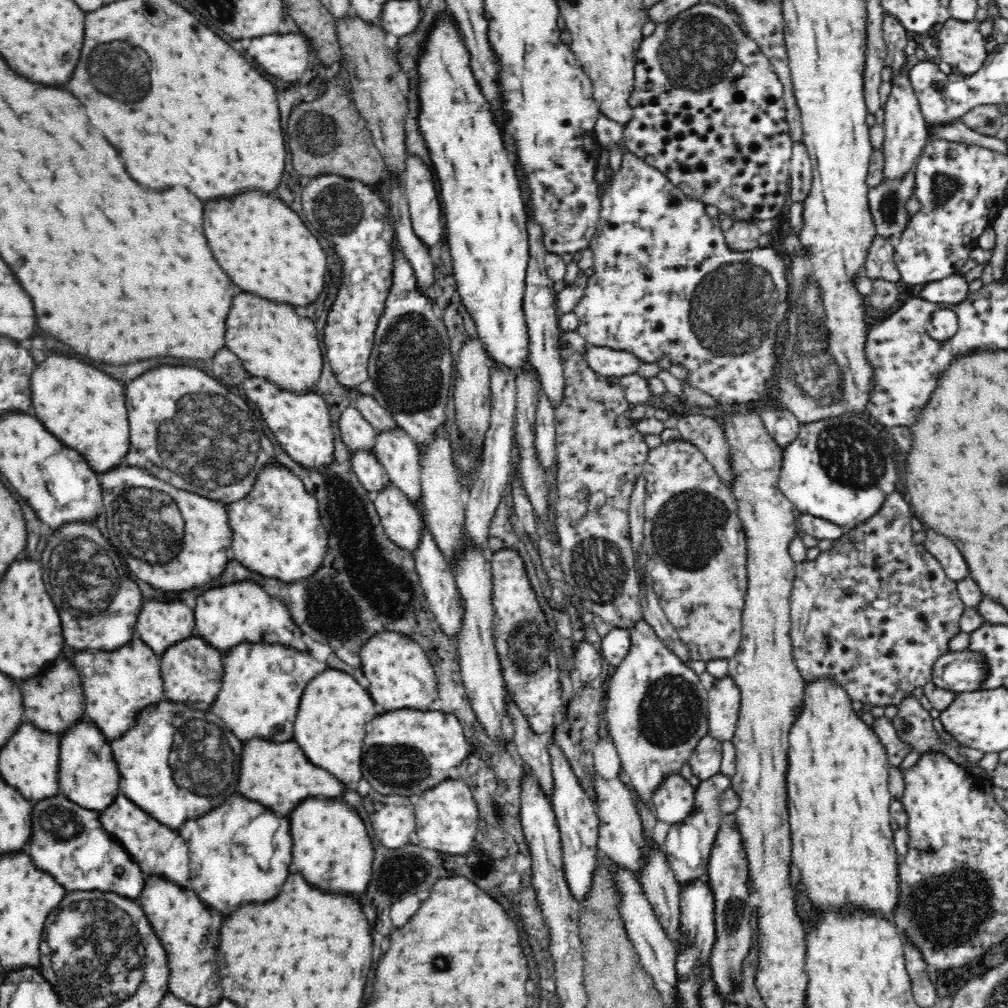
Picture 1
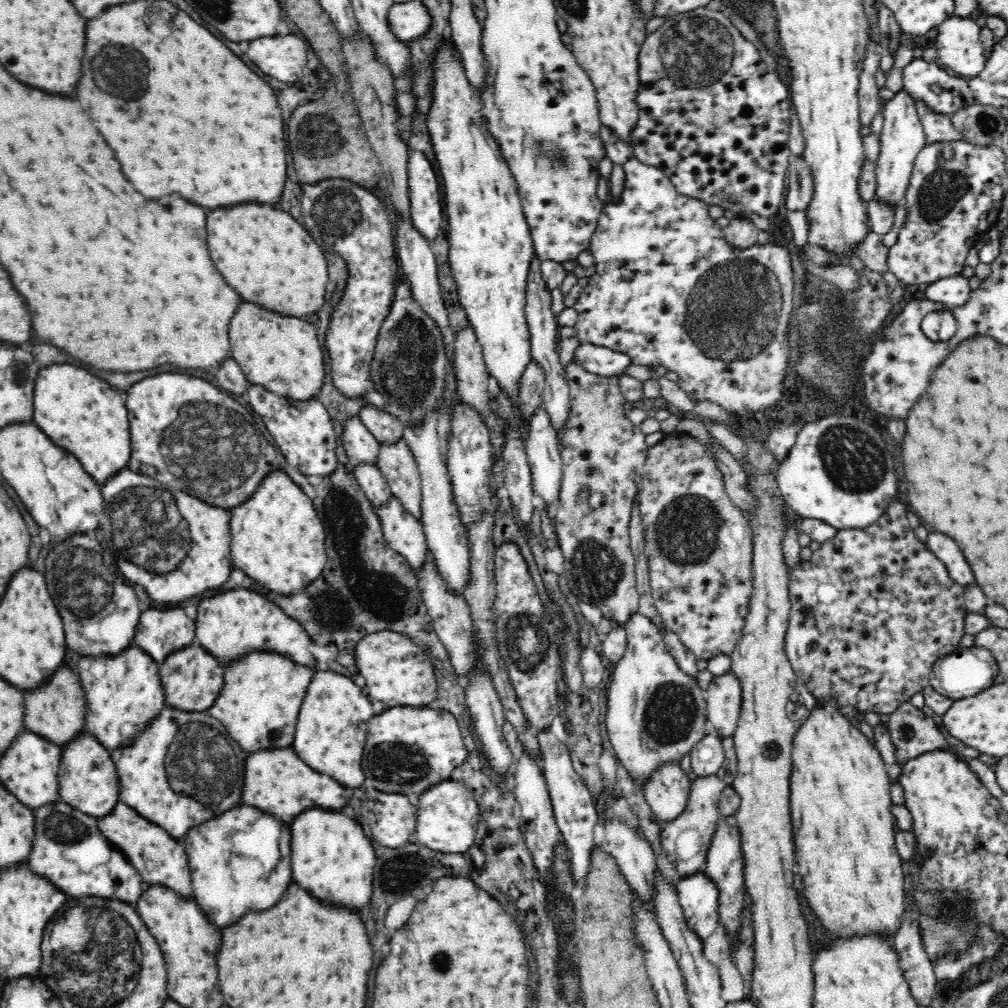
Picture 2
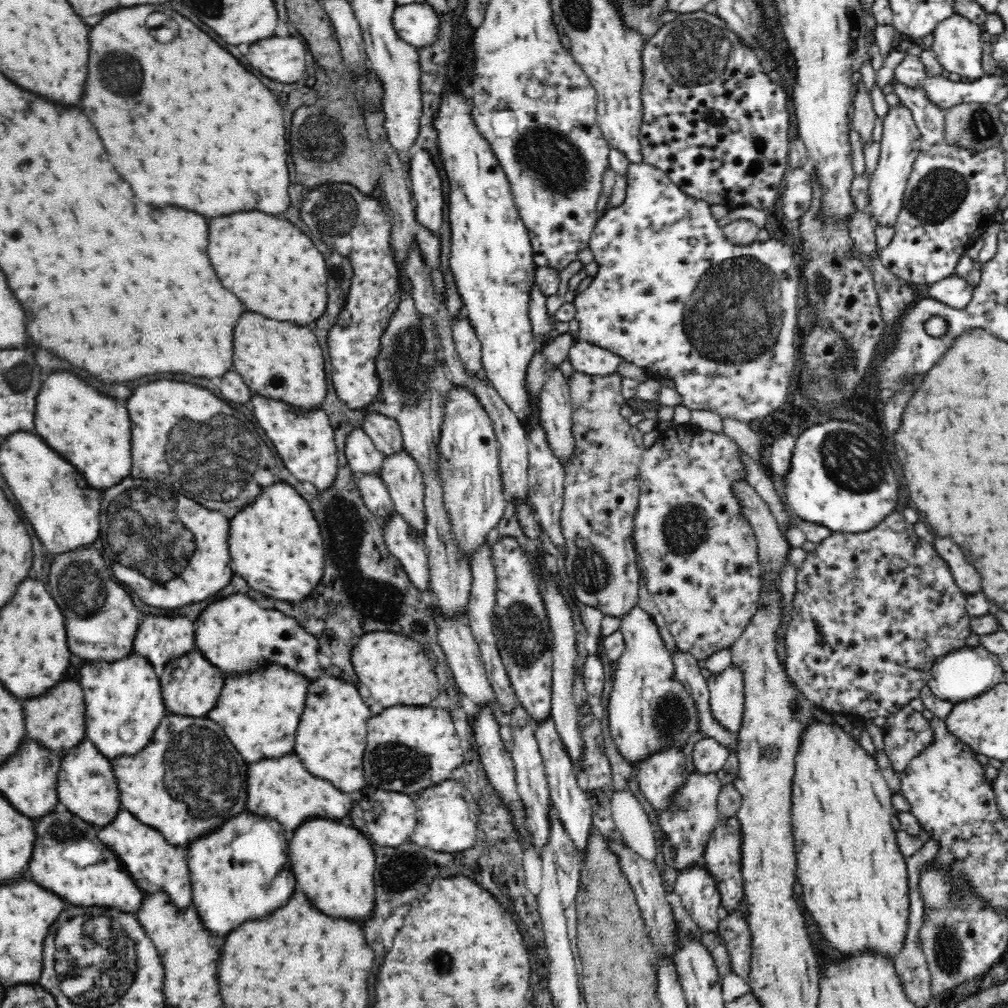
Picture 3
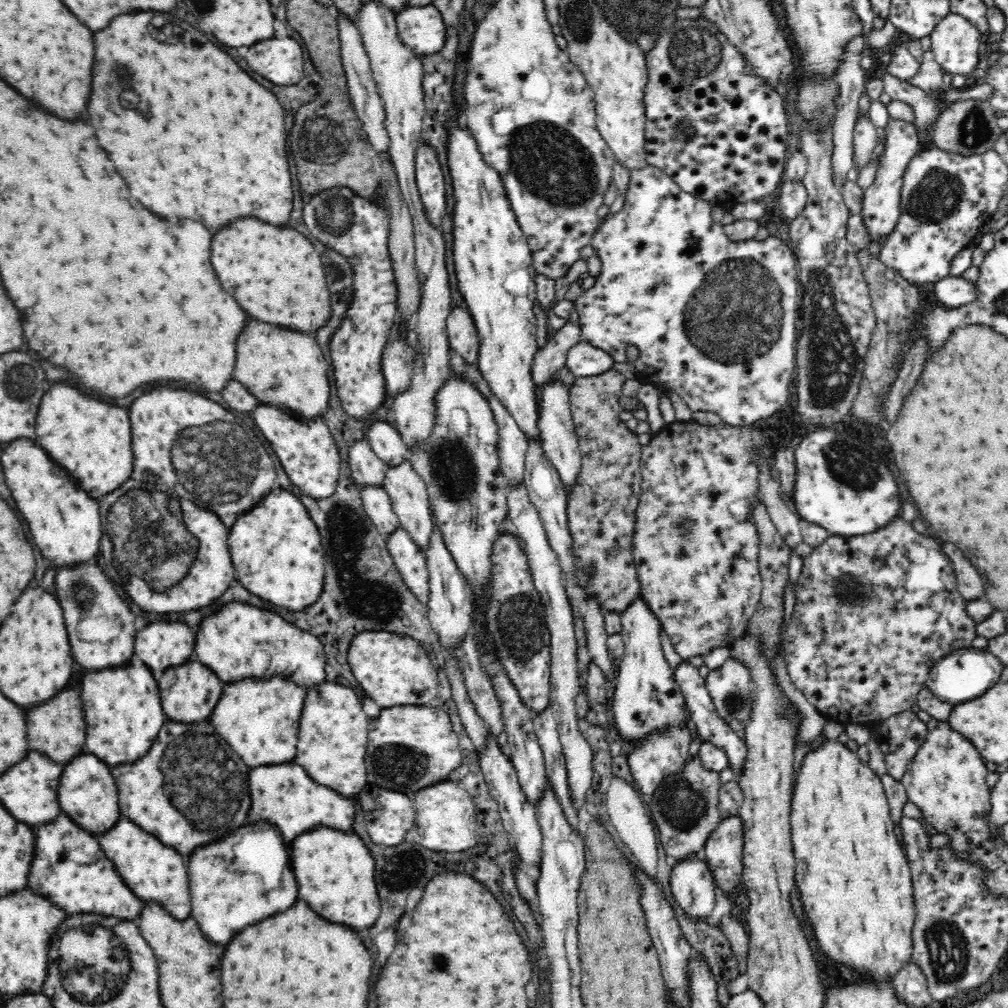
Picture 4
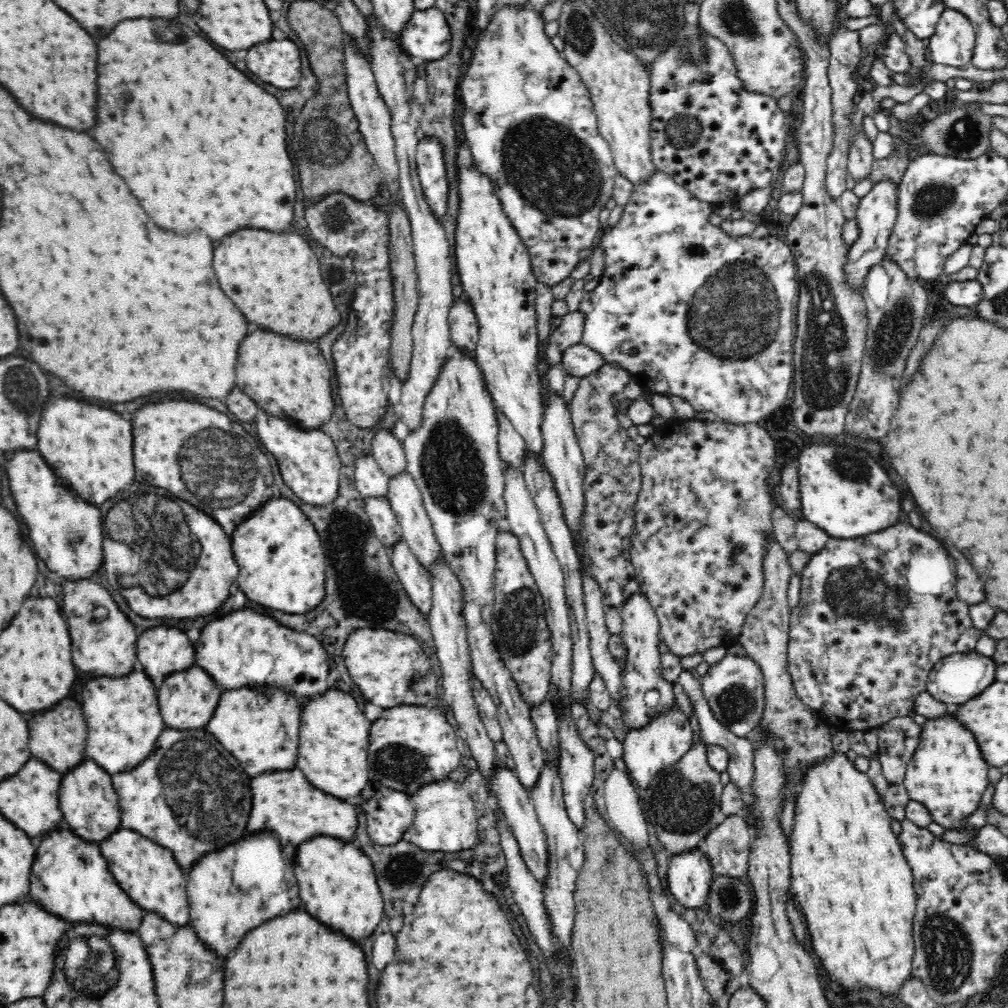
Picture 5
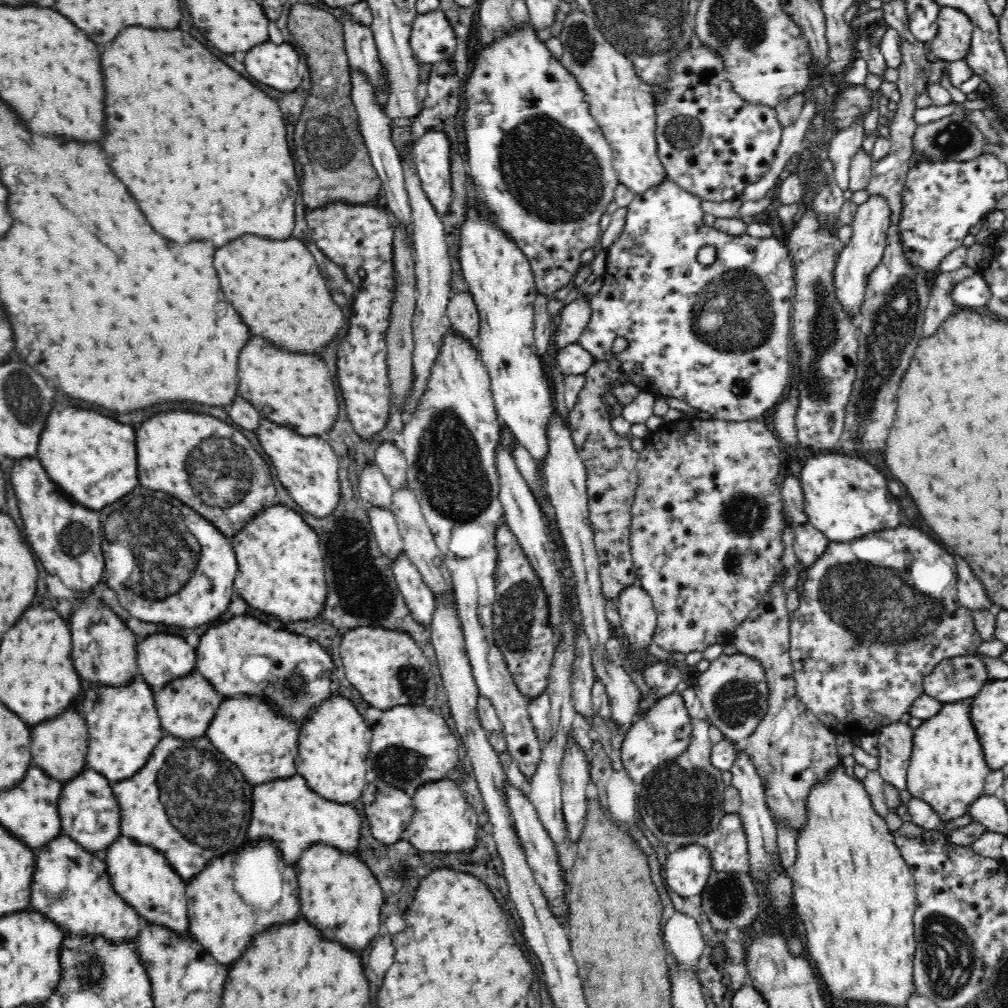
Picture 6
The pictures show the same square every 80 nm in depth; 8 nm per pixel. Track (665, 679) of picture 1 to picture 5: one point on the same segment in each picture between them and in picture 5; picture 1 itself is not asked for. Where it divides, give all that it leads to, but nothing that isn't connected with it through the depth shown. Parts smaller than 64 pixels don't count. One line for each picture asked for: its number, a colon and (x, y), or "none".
2: (655, 713)
3: (648, 708)
4: (643, 671)
5: (640, 626)

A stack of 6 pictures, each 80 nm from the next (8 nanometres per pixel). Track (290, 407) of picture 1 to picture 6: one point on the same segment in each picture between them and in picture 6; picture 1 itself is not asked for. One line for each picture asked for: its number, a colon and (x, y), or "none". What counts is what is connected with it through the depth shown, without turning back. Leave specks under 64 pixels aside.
2: (303, 431)
3: (305, 441)
4: (307, 451)
5: (308, 462)
6: (307, 466)

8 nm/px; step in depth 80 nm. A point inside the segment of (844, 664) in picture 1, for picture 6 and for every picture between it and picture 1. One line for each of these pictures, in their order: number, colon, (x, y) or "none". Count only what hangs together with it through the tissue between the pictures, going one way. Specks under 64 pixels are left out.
2: (872, 610)
3: (873, 611)
4: (874, 612)
5: (876, 613)
6: (878, 614)

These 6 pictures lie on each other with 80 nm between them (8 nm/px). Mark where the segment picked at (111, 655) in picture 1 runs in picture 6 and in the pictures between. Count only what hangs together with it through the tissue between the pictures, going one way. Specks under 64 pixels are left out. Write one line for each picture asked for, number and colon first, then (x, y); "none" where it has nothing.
2: (123, 694)
3: (123, 703)
4: (122, 706)
5: (124, 721)
6: (124, 726)

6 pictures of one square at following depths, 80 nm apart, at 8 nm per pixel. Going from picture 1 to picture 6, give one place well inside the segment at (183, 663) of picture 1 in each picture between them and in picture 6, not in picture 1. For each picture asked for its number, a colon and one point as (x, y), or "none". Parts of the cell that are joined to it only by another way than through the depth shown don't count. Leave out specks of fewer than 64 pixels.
2: (192, 679)
3: (191, 685)
4: (190, 694)
5: (187, 700)
6: (186, 707)

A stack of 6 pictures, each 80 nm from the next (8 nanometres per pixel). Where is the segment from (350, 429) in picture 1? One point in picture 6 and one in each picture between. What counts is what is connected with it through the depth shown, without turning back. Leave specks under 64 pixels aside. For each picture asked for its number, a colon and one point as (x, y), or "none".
2: (362, 448)
3: (364, 459)
4: (368, 470)
5: (371, 481)
6: (374, 489)

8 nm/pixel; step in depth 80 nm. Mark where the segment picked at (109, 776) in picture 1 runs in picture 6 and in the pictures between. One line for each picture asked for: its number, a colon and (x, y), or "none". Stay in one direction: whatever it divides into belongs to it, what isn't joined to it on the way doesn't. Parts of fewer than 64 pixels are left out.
2: (87, 778)
3: (86, 786)
4: (87, 793)
5: (88, 802)
6: (89, 813)

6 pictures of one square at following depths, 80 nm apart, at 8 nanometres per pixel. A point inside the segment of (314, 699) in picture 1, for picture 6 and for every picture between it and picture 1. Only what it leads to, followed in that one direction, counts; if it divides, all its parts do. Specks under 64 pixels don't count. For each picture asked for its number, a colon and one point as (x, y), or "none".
2: (331, 731)
3: (331, 738)
4: (333, 733)
5: (334, 734)
6: (332, 754)

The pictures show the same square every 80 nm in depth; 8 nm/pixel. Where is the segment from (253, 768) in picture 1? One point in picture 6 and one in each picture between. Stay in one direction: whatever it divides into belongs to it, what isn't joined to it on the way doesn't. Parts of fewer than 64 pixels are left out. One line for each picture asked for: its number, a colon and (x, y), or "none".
2: (277, 781)
3: (282, 789)
4: (283, 795)
5: (285, 803)
6: (287, 812)

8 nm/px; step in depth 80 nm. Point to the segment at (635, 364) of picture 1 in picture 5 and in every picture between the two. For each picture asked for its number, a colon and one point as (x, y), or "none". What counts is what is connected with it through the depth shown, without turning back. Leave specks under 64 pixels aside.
2: (599, 360)
3: (590, 360)
4: (583, 360)
5: (578, 360)

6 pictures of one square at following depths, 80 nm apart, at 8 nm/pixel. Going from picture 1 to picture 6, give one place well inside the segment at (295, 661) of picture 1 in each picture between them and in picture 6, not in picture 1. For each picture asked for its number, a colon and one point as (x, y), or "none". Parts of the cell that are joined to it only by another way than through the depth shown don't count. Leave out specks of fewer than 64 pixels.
2: (262, 692)
3: (260, 711)
4: (259, 719)
5: (260, 727)
6: (246, 730)

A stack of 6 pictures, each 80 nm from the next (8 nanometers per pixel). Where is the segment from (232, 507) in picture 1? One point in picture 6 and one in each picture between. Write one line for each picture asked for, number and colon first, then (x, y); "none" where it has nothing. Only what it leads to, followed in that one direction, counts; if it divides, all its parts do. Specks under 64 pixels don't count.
2: (277, 540)
3: (275, 545)
4: (275, 548)
5: (277, 549)
6: (280, 567)

